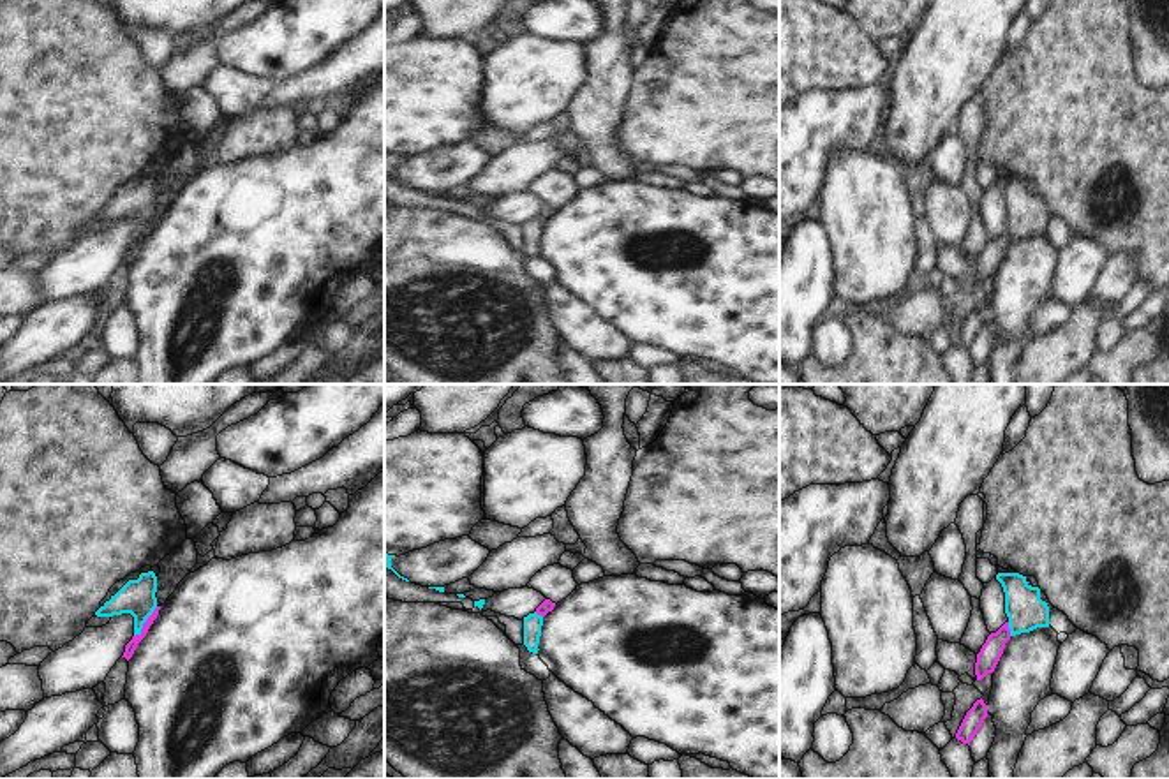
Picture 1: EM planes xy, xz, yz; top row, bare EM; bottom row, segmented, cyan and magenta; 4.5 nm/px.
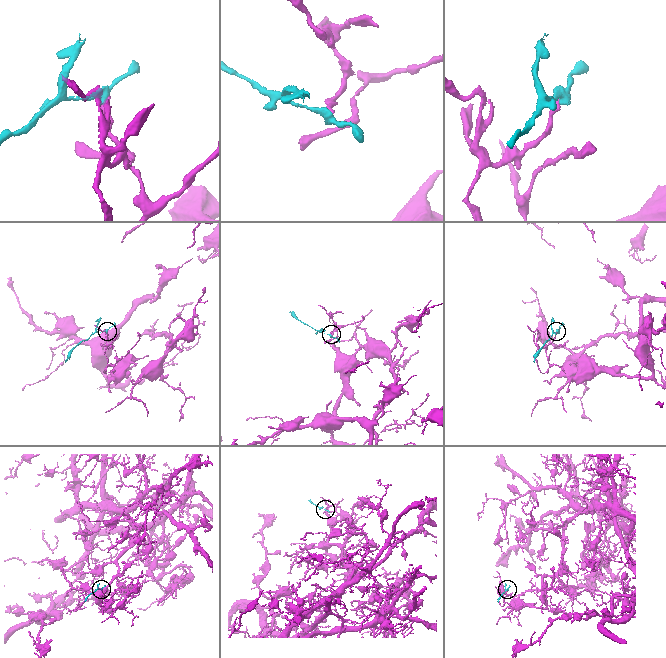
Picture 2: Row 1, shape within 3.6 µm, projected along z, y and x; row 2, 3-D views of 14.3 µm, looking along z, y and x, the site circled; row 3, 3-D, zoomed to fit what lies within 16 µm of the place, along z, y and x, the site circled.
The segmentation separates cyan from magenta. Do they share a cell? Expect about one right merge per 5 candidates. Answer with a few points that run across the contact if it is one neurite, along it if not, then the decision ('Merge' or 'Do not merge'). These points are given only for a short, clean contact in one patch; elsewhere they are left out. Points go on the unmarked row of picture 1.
Line: xy (157, 212), (134, 242). Do not merge

